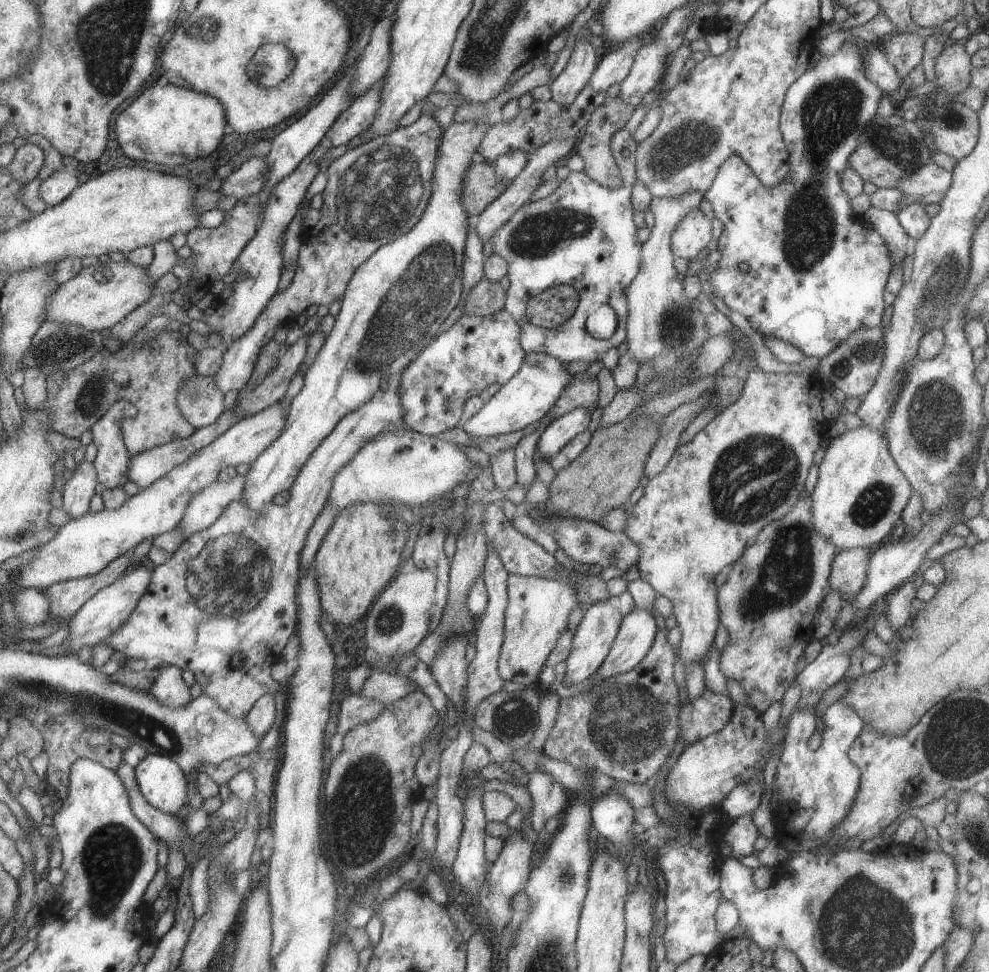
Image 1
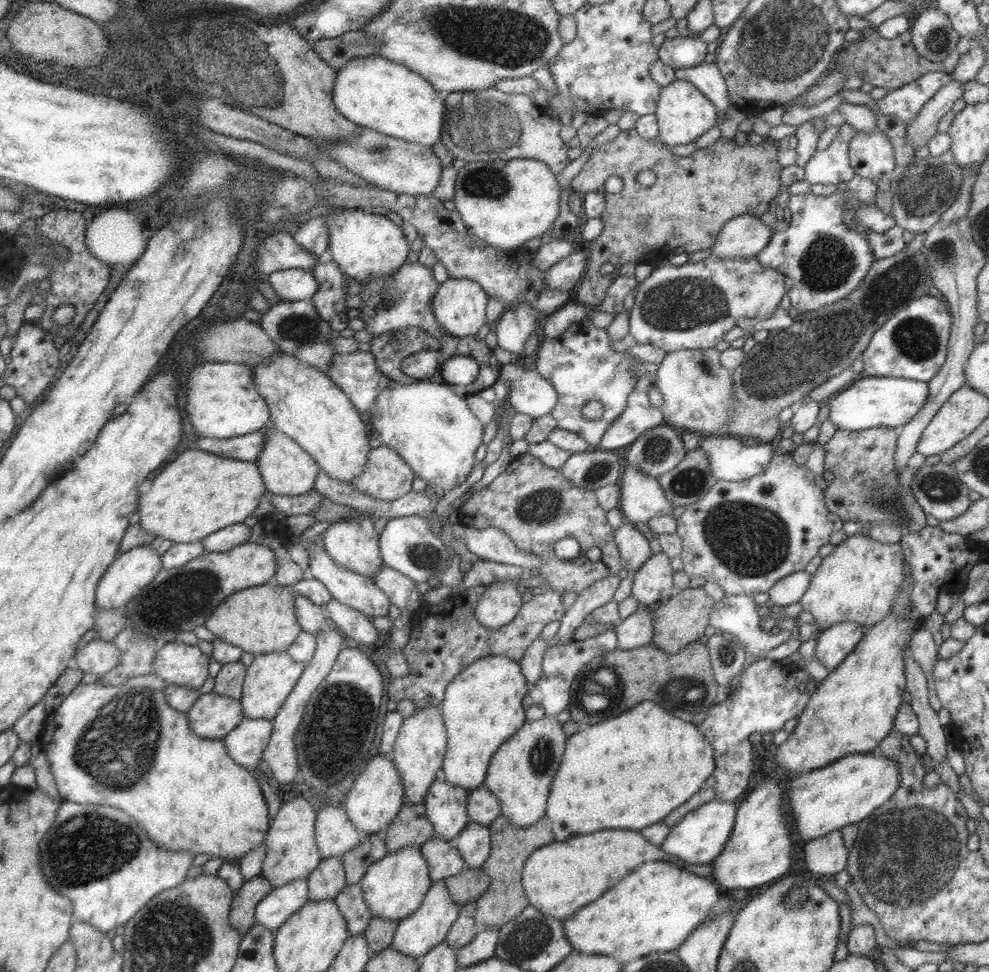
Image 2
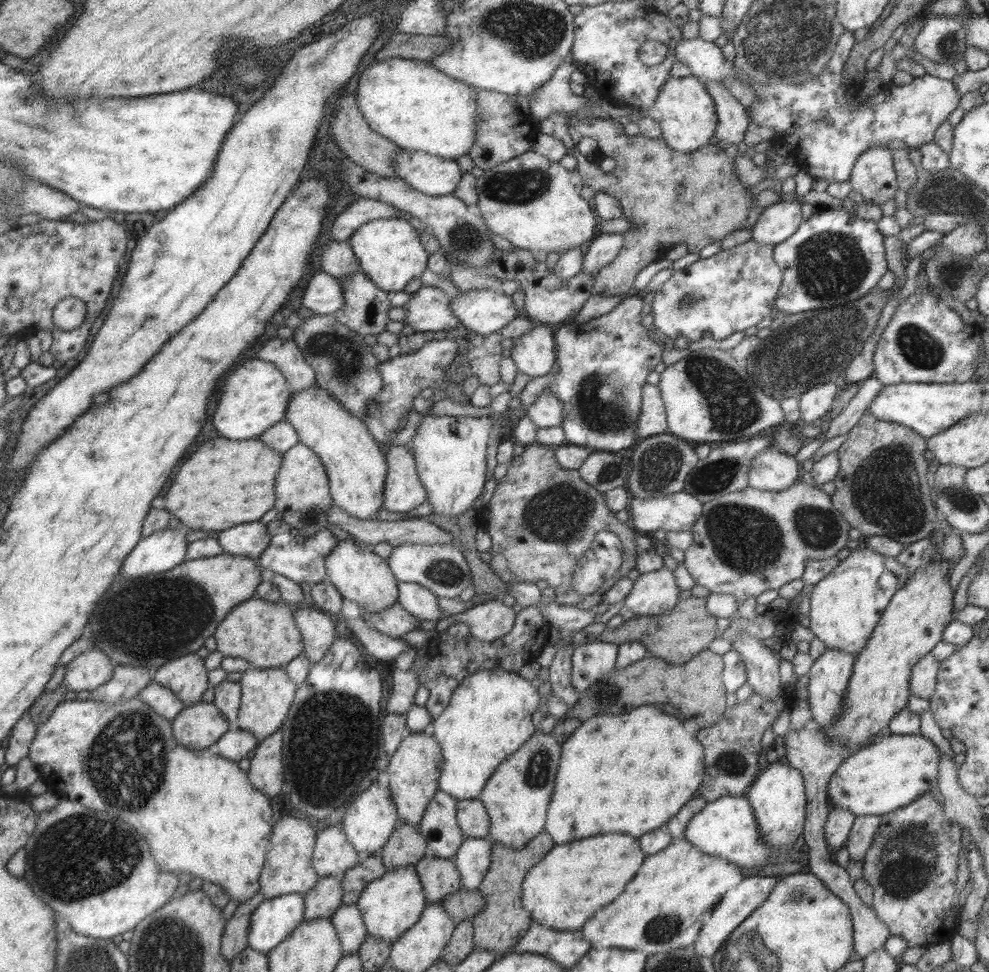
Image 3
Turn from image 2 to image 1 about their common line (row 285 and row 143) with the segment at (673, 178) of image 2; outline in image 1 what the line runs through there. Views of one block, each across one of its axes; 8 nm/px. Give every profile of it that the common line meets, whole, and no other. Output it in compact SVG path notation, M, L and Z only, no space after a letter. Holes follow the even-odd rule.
M607 98L603 99L603 102L597 106L593 112L591 112L591 118L587 121L587 124L583 127L578 140L575 143L577 151L576 153L582 158L584 162L585 174L591 179L597 182L597 184L604 186L605 188L611 188L615 190L619 188L622 183L621 174L617 164L615 164L613 149L609 148L609 140L611 136L621 130L625 123L631 116L634 107L629 106L626 102L623 102L621 98Z

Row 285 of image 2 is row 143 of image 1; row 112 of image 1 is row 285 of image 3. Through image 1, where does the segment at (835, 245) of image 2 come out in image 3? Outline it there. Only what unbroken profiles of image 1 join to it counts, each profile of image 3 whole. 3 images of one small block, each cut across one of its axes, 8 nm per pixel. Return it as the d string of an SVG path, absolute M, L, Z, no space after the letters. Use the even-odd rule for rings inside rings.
M843 208L816 209L807 220L803 220L794 234L783 242L774 245L772 257L782 272L774 305L783 314L847 305L852 300L867 294L883 276L887 269L885 251L883 251L883 235L877 231L877 224L871 220L861 220L855 215L848 214Z

